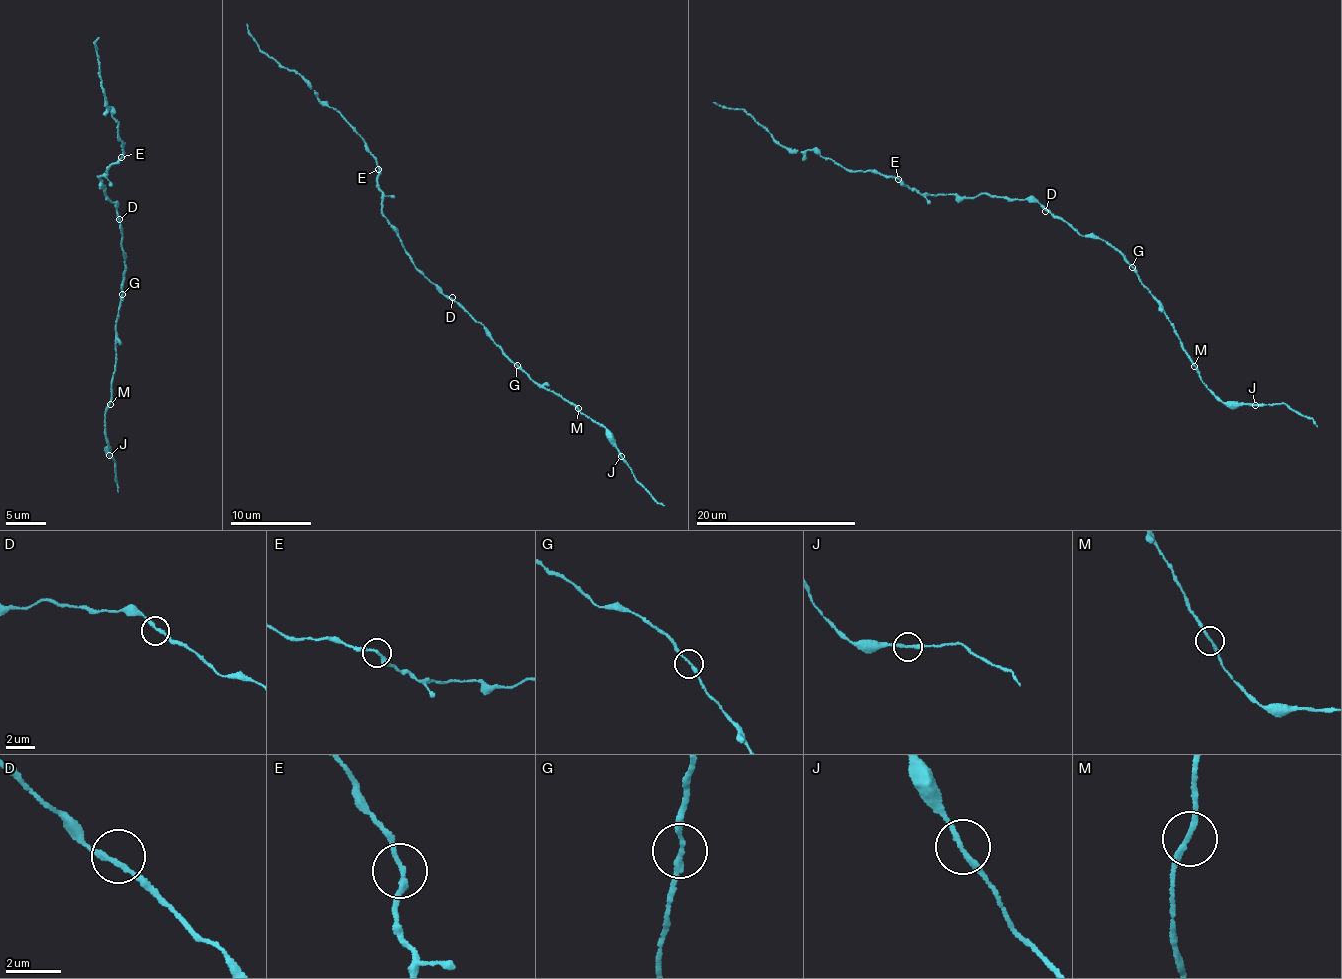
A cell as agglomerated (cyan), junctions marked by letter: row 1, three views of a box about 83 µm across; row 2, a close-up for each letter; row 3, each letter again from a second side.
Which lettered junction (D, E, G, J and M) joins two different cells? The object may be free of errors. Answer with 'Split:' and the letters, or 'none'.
Split: none

